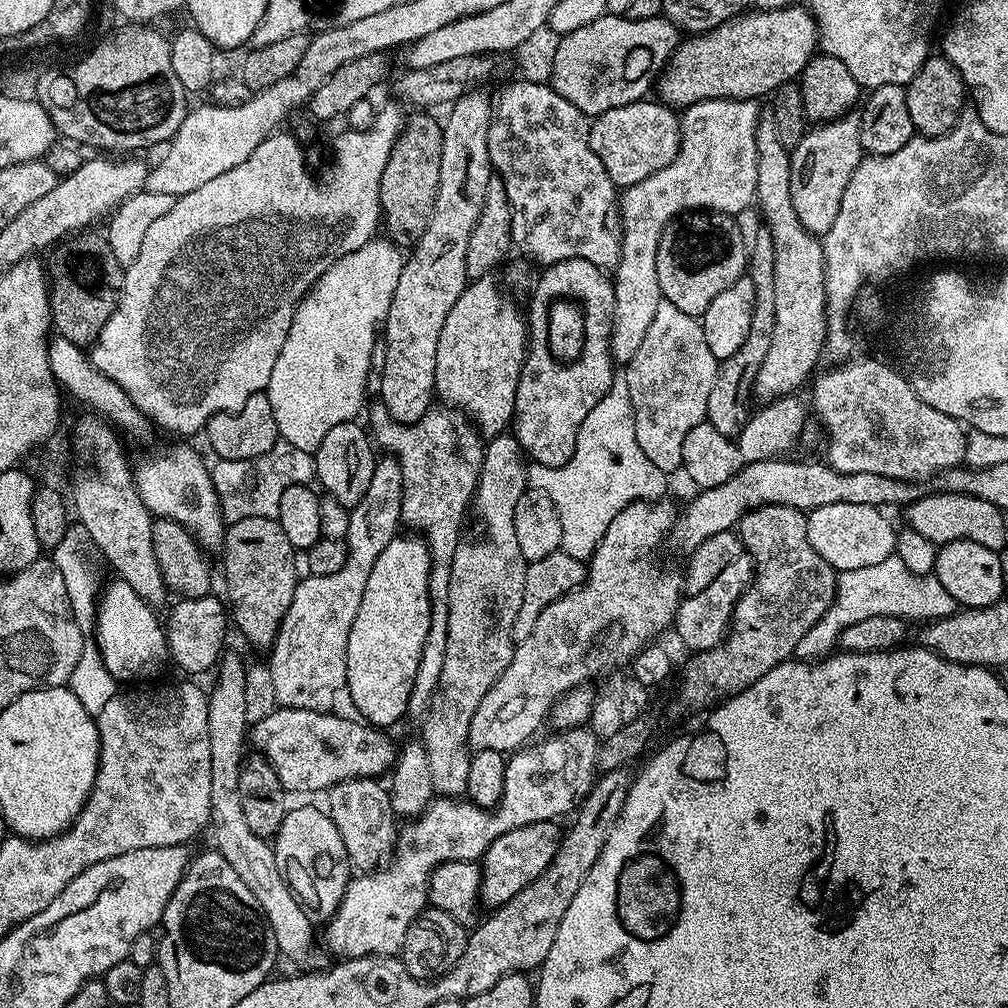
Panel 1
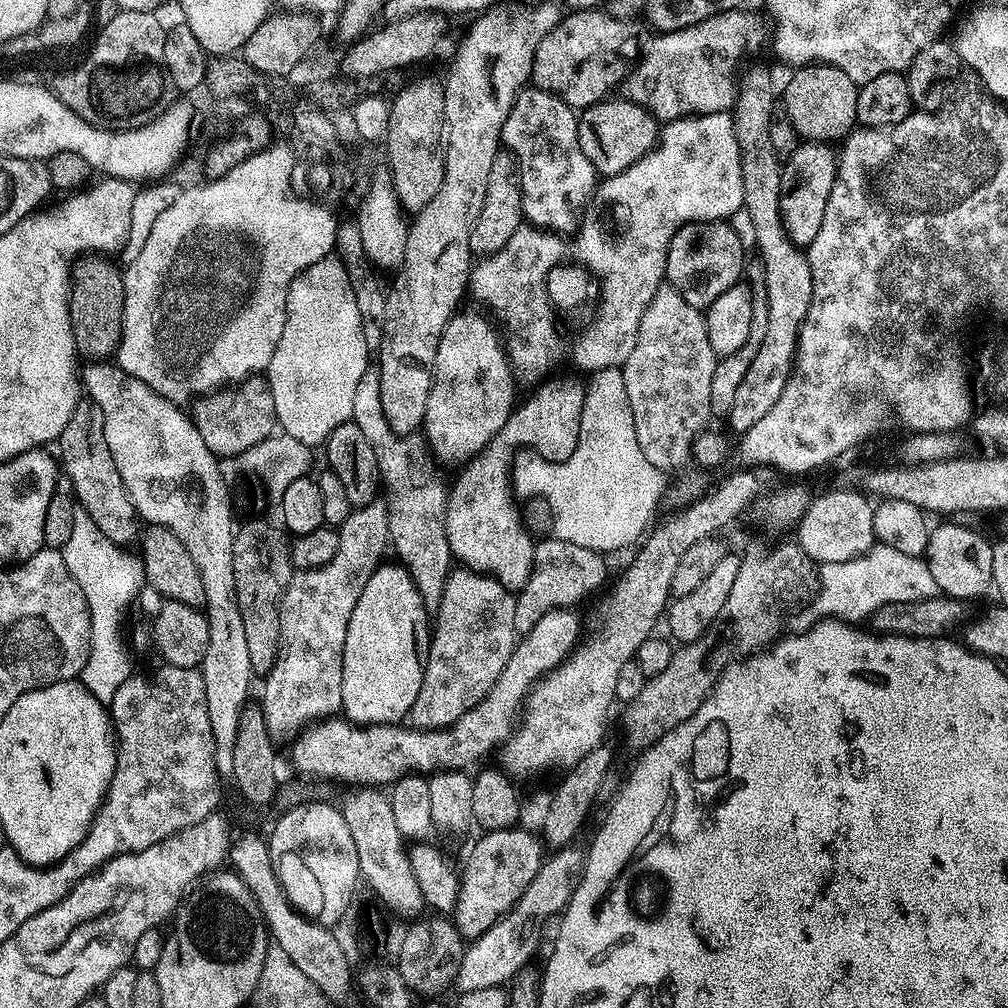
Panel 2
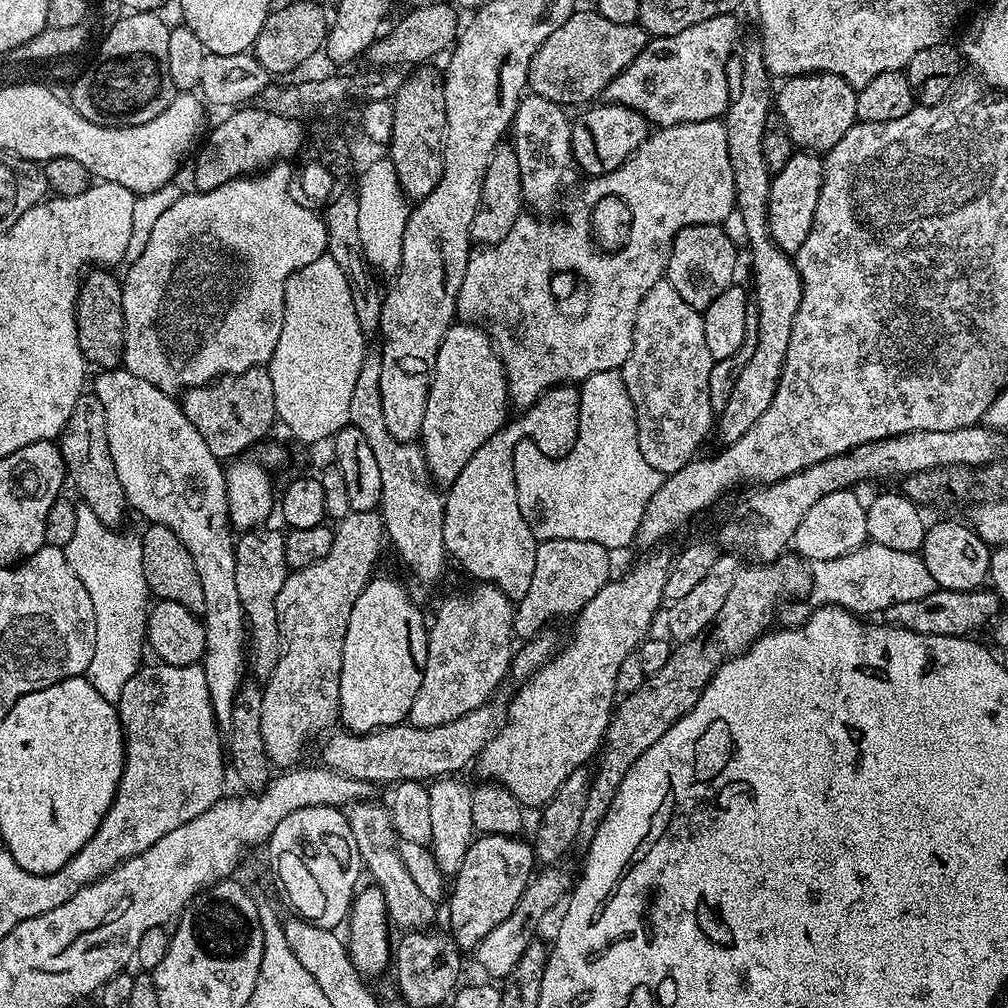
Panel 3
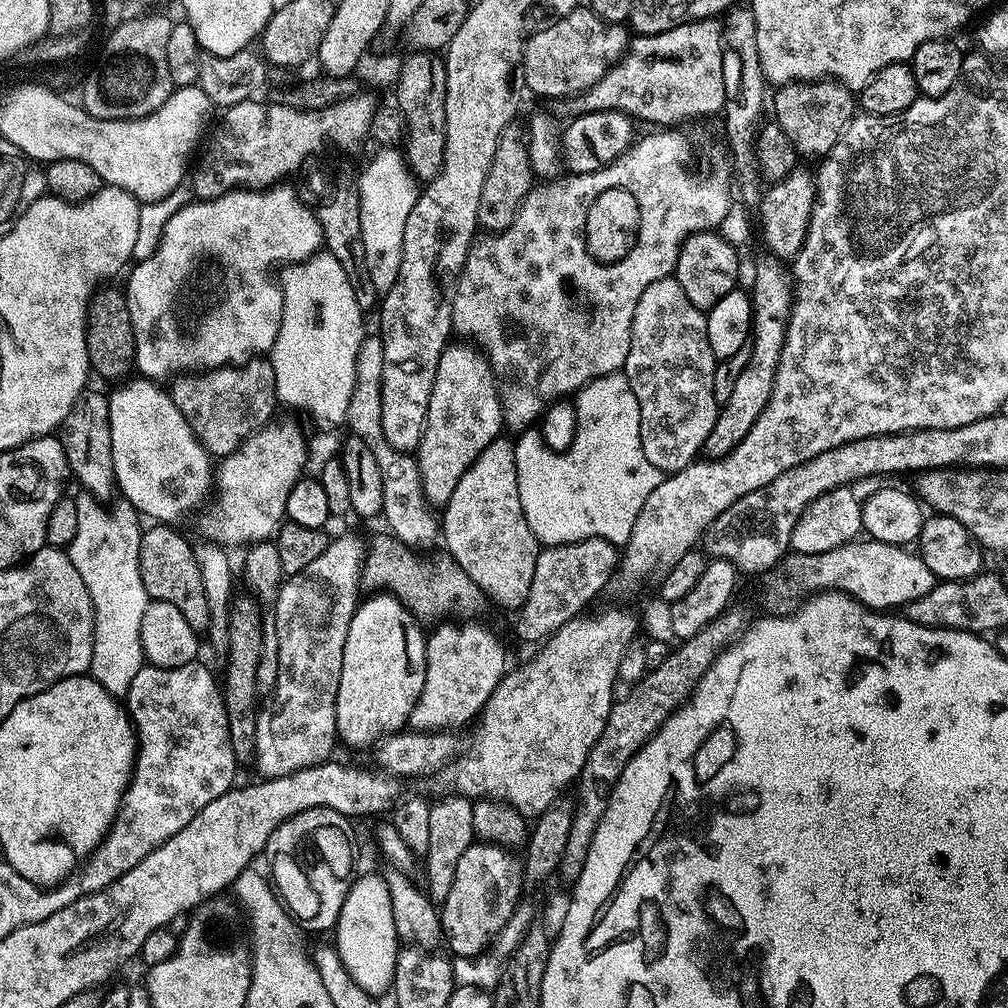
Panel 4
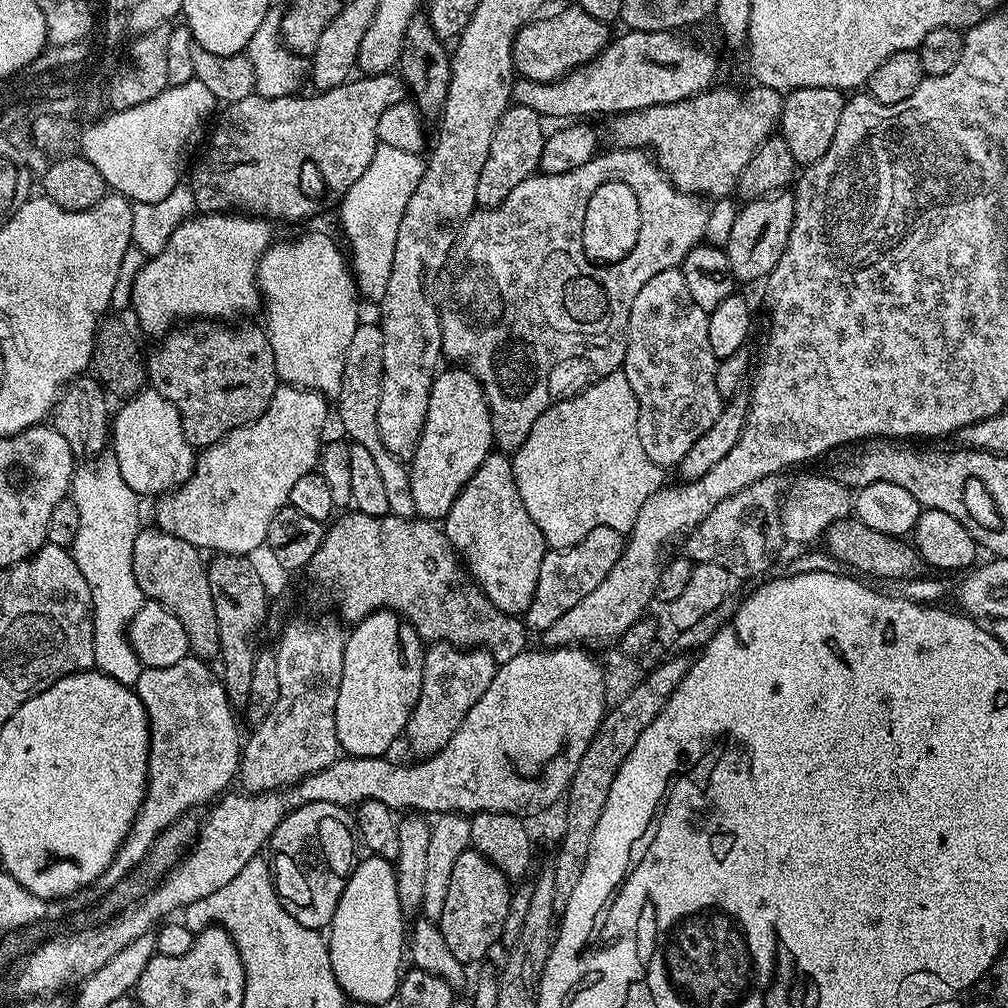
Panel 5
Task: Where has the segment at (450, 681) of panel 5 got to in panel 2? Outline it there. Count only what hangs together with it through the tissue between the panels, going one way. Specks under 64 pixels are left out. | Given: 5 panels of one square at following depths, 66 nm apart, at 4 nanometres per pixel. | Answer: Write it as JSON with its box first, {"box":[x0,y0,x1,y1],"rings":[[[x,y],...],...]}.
{"box":[410,566,518,730],"rings":[[[463,566],[453,567],[446,578],[446,590],[442,590],[442,606],[438,606],[434,614],[434,629],[430,634],[432,642],[426,646],[422,690],[418,690],[418,698],[410,713],[411,727],[425,730],[449,728],[458,722],[458,718],[462,718],[462,714],[466,714],[466,710],[484,700],[494,682],[498,682],[498,674],[502,674],[506,662],[510,662],[510,654],[518,643],[514,626],[515,605],[513,589],[502,586],[492,576]]]}

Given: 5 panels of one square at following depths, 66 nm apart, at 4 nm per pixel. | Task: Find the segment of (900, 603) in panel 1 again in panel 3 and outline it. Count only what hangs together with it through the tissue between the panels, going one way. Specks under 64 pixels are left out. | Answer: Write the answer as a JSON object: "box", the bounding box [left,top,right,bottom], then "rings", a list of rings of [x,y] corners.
{"box":[807,542,937,614],"rings":[[[865,542],[862,547],[842,554],[838,558],[813,560],[807,567],[812,580],[810,600],[813,600],[813,605],[847,608],[848,611],[857,614],[879,613],[894,602],[914,602],[914,598],[926,598],[926,594],[935,592],[937,589],[934,578],[930,578],[930,570],[926,570],[923,559],[917,553],[890,550],[890,546],[871,542]]]}

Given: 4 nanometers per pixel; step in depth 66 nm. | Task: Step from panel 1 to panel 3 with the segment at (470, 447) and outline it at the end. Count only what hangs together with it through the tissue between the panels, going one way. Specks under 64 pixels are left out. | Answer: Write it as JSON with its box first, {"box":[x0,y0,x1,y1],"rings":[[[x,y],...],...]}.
{"box":[350,367,446,584],"rings":[[[375,367],[361,368],[358,382],[354,382],[350,398],[350,424],[362,430],[366,442],[370,442],[370,450],[374,450],[374,459],[378,462],[378,471],[382,473],[379,511],[384,517],[387,539],[418,579],[426,584],[434,583],[443,574],[446,561],[444,496],[438,491],[437,485],[432,483],[421,445],[416,442],[399,444],[386,430],[380,401],[380,373]]]}

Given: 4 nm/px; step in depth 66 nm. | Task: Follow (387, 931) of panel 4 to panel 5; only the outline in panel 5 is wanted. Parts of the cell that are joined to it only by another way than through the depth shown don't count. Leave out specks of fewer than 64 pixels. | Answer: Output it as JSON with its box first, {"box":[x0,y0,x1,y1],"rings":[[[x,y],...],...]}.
{"box":[326,854,406,1004],"rings":[[[371,854],[365,857],[348,875],[326,939],[330,966],[345,997],[360,1004],[384,1004],[397,995],[400,986],[400,959],[406,956],[406,912],[400,906],[393,861]]]}

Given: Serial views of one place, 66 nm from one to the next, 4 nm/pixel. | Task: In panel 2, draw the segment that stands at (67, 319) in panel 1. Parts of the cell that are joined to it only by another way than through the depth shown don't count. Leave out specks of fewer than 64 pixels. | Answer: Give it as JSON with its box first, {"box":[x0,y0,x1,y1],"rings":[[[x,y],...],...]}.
{"box":[68,254,124,358],"rings":[[[81,254],[72,261],[68,317],[72,323],[76,351],[81,357],[108,358],[115,353],[124,321],[124,273],[115,259],[104,254]]]}

